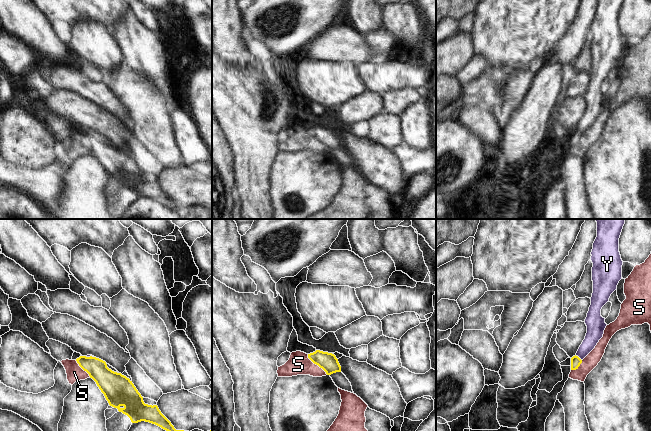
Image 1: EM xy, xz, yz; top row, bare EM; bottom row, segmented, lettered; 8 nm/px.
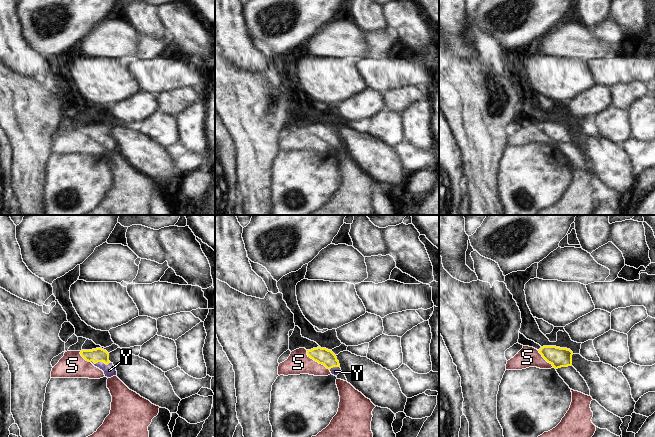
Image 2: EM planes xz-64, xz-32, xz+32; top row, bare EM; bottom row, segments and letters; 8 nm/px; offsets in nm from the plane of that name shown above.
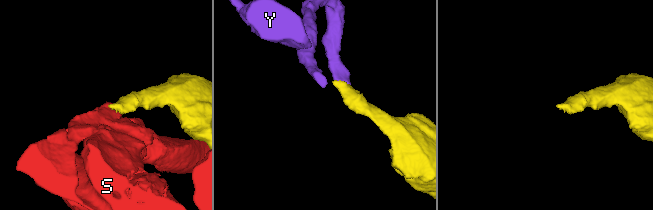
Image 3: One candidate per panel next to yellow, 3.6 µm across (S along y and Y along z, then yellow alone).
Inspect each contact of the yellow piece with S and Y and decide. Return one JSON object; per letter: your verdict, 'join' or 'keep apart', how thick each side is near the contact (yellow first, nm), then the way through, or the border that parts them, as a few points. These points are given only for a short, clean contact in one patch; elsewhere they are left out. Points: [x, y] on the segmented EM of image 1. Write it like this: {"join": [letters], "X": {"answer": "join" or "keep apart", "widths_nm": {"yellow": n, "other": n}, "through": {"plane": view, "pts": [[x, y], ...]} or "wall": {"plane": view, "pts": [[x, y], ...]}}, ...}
{"join": ["Y"], "S": {"answer": "keep apart", "widths_nm": {"yellow": 150, "other": 180}, "wall": {"plane": "xz", "pts": [[307, 354], [327, 374]]}}, "Y": {"answer": "join", "widths_nm": {"yellow": 80, "other": 140}, "through": {"plane": "yz", "pts": [[575, 360], [578, 357], [591, 340], [595, 331]]}}}

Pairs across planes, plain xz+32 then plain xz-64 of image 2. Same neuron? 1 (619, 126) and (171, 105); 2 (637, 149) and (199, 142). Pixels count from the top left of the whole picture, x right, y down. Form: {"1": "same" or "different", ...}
{"1": "different", "2": "different"}

